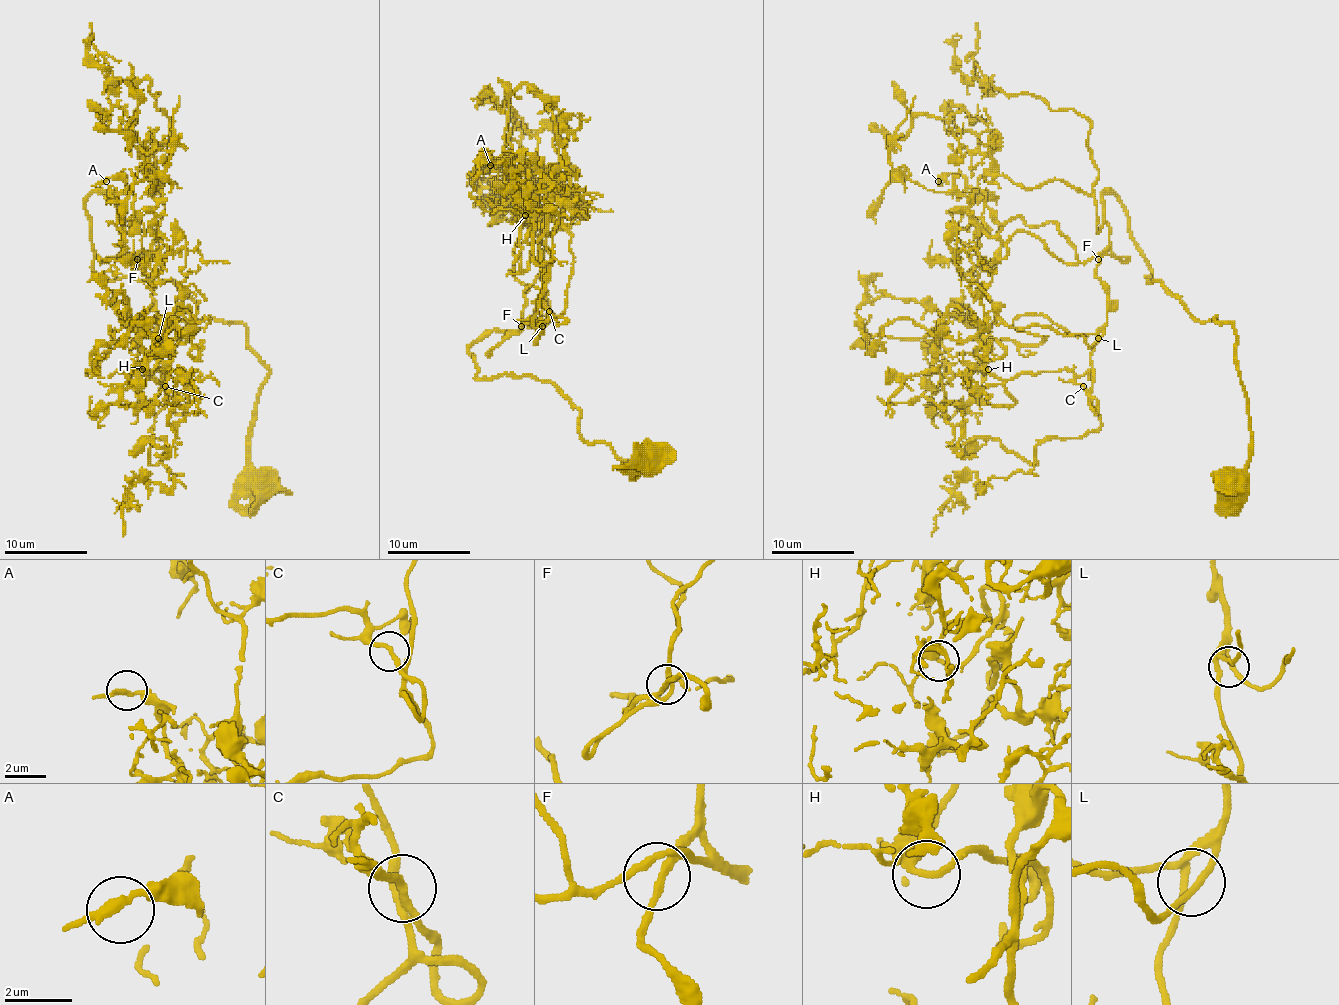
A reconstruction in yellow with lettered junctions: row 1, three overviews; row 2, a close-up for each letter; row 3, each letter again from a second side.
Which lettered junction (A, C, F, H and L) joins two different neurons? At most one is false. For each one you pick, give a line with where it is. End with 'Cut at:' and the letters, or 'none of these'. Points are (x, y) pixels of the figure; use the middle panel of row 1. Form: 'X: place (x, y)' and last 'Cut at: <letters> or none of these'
Cut at: none of these

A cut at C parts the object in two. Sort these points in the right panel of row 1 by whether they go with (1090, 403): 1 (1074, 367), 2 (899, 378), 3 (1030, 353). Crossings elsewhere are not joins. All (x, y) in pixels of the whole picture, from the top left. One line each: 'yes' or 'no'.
1: no
2: no
3: yes

